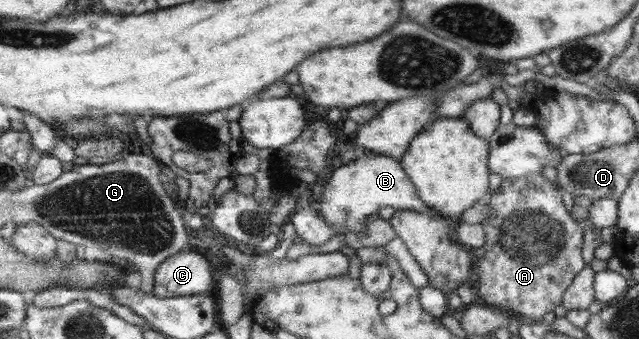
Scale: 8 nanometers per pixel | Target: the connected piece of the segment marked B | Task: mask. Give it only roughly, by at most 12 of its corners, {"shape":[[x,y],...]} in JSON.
{"shape":[[364,151],[333,171],[319,213],[360,232],[382,207],[437,215],[400,160]]}

